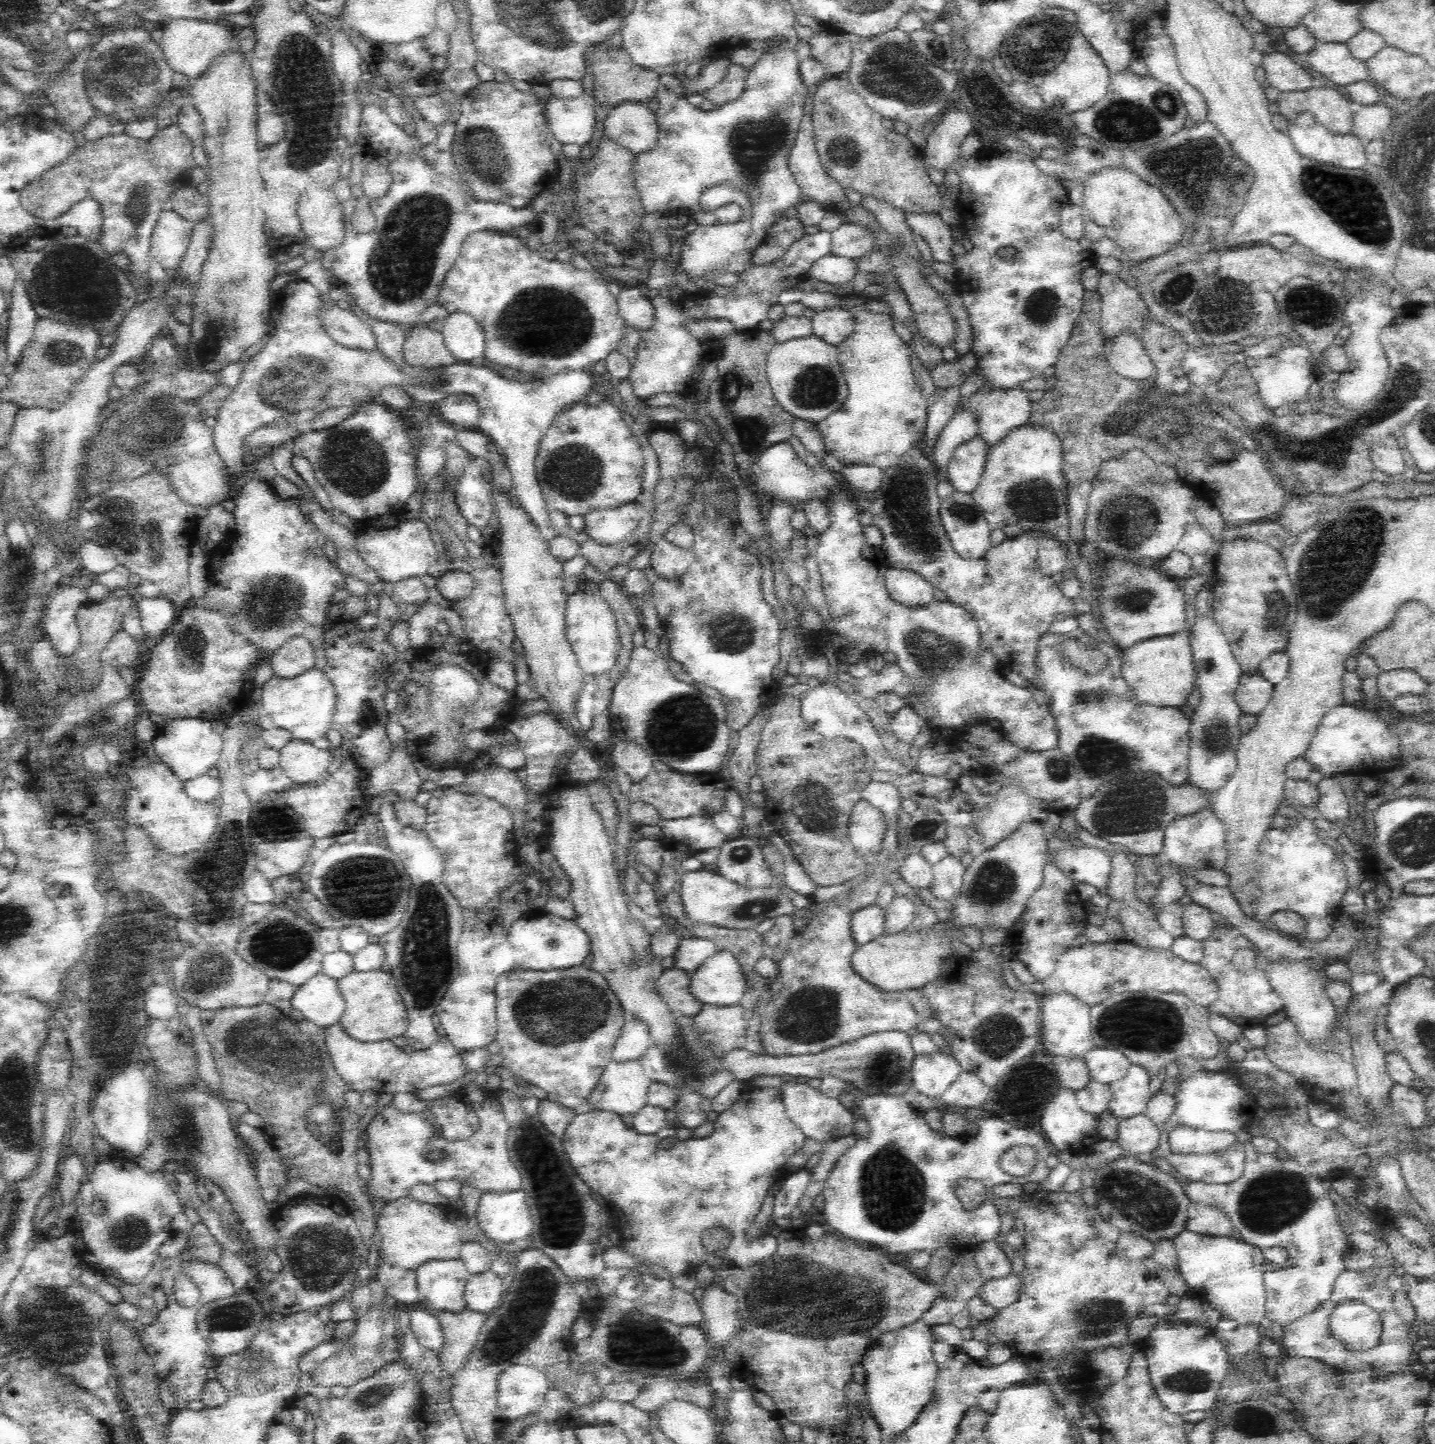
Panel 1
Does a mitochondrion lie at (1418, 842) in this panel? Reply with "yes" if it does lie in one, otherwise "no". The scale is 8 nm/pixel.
yes

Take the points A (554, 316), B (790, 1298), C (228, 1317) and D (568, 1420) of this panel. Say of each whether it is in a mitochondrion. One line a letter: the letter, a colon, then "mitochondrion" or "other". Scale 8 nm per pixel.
A: mitochondrion
B: mitochondrion
C: mitochondrion
D: other

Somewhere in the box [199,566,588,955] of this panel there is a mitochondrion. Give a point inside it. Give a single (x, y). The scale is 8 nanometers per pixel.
(363, 887)

